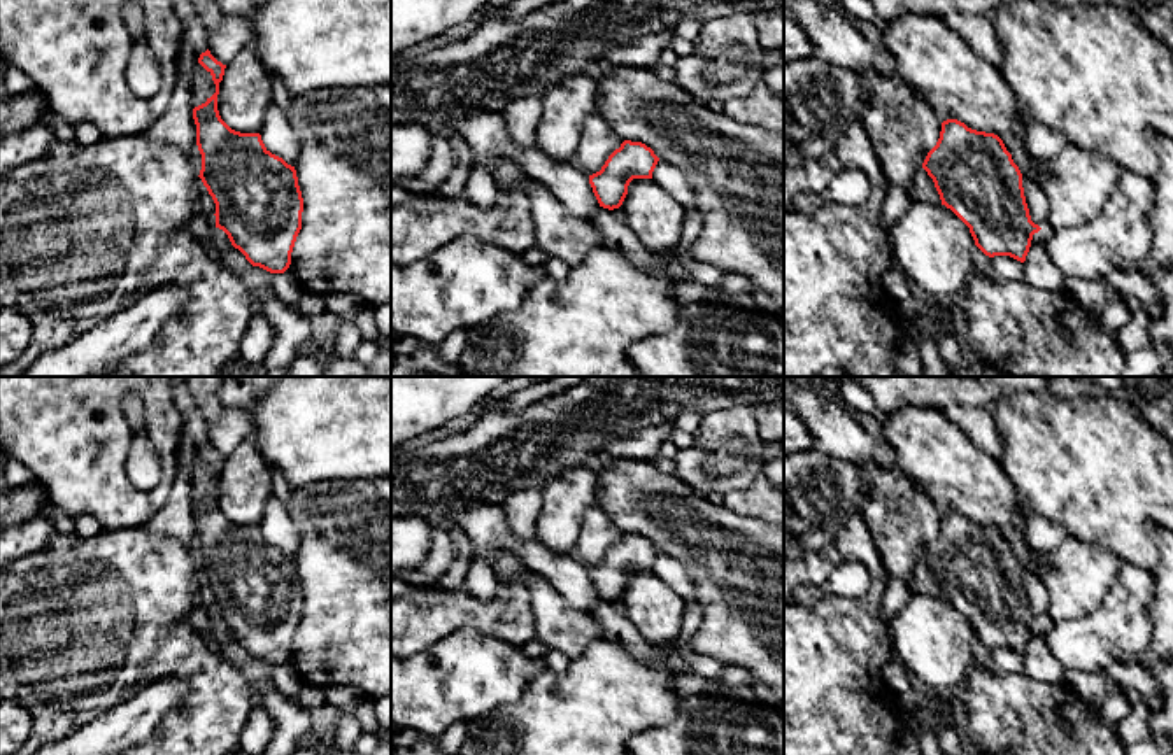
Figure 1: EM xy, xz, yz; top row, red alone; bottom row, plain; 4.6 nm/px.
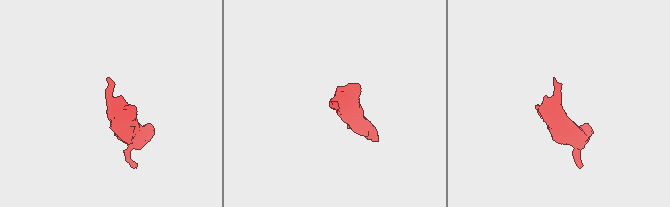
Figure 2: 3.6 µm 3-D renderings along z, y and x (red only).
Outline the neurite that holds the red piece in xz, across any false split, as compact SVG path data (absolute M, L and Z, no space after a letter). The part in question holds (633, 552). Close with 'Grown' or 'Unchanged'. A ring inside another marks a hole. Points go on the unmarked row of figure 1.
M624 533L600 564L589 568L589 576L600 599L619 601L633 571L652 571L659 550L642 534Z. Unchanged

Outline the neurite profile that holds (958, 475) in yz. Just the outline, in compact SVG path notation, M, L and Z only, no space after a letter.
M908 405L889 412L882 429L896 454L896 466L924 489L938 508L998 527L1020 566L1034 575L1040 573L1043 554L1034 552L1026 540L1026 522L1031 512L1017 512L1017 490L999 461L977 447L963 429L949 420L943 410Z

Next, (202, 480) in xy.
M200 455L195 461L195 471L191 476L191 494L193 501L205 496L216 485L216 476L210 464L207 464Z

